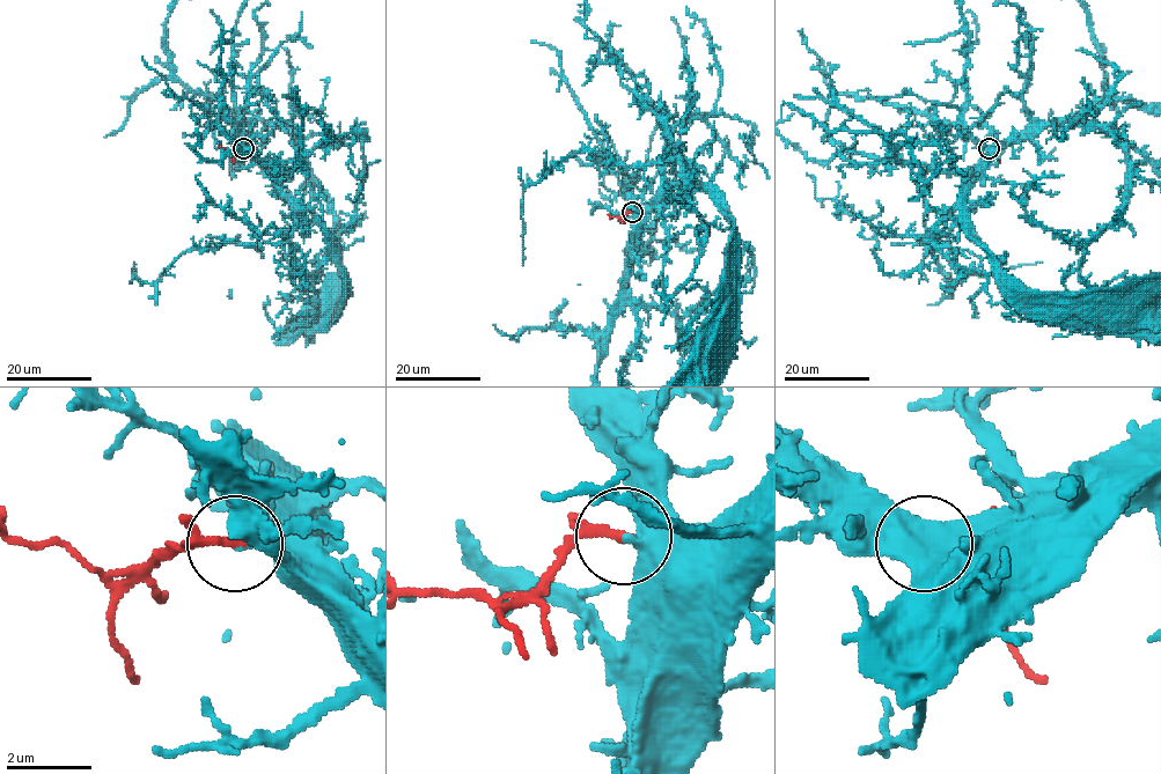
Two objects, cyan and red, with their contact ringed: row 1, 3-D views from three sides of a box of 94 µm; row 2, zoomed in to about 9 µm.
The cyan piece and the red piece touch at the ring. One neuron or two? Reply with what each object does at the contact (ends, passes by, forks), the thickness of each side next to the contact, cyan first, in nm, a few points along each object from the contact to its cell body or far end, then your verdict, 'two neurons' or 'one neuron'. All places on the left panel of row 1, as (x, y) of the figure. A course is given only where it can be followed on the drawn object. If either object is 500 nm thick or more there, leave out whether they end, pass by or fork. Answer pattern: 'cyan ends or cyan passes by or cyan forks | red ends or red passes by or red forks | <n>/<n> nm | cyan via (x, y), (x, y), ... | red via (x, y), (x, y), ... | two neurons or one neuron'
cyan ends | red passes by | 480/170 nm | cyan via (243, 148), (284, 194), (320, 222), (329, 252), (347, 274), (347, 295), (311, 300), (291, 319) | one neuron

